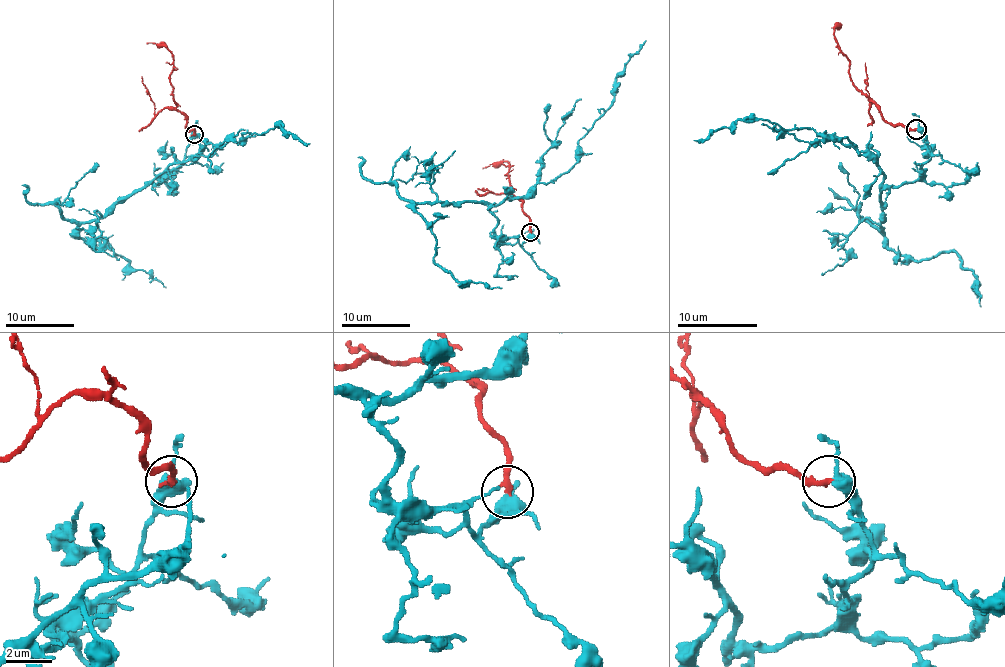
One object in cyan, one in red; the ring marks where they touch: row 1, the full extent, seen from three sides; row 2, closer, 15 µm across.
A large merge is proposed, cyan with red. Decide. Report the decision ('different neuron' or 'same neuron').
different neuron

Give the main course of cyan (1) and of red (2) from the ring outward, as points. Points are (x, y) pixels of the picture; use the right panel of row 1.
1: (916, 129), (930, 159), (912, 182), (888, 186), (884, 172), (844, 137), (737, 119), (693, 141)
2: (916, 129), (890, 125), (852, 83), (848, 61), (835, 37), (835, 27), (842, 25)

